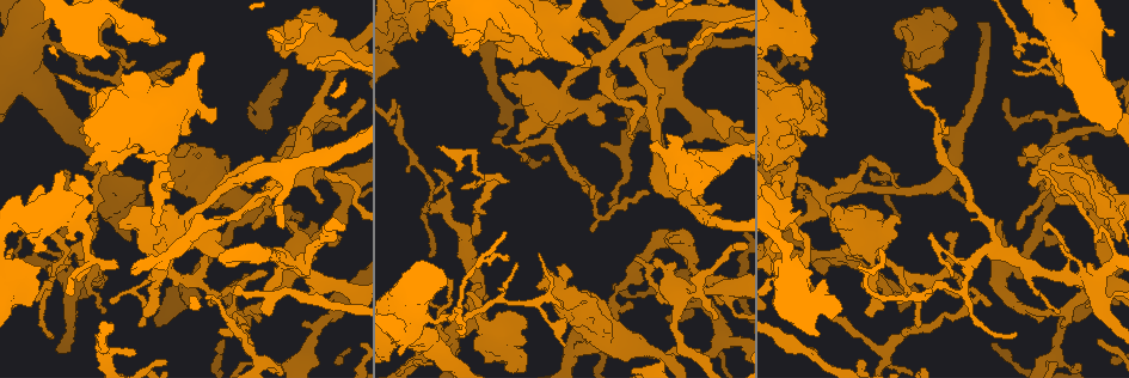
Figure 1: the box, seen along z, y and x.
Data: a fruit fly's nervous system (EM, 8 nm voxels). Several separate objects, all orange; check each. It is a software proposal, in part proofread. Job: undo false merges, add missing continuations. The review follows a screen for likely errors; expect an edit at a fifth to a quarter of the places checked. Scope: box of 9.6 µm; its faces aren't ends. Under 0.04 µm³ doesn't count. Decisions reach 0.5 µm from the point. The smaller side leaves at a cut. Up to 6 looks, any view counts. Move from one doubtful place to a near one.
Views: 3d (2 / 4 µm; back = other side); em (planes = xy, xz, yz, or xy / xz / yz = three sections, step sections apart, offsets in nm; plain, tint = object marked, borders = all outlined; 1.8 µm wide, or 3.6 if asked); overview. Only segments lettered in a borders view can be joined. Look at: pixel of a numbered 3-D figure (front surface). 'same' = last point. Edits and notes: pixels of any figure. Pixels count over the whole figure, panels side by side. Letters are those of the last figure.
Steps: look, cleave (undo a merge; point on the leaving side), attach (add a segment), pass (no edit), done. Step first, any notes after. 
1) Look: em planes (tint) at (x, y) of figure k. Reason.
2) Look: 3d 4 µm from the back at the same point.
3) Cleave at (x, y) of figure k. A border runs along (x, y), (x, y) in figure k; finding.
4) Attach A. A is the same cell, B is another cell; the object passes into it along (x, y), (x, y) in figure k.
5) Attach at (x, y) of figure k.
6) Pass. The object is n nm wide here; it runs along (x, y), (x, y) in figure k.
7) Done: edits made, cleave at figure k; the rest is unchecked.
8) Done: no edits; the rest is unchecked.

Look: 3d 4 µm from the back at (1082, 29) of figure 1. Sudden change in width.

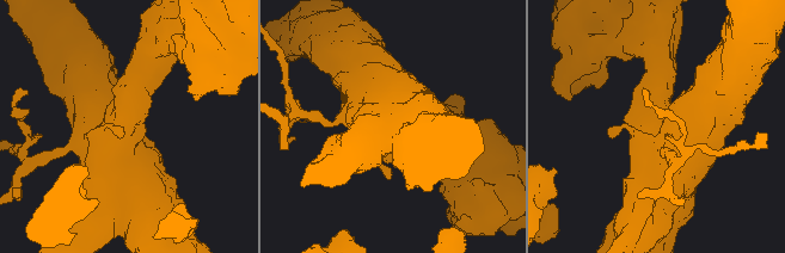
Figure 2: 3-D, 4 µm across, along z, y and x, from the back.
Look: em 3.6 µm xz step 16 (tint) at (656, 125) of figure 2. Now the EM.

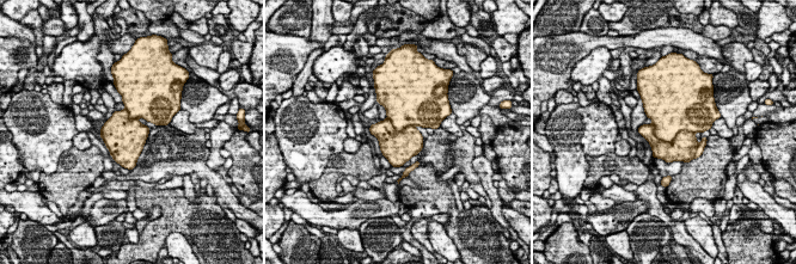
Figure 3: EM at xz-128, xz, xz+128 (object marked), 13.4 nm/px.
Look: em 3.6 µm planes (borders) at the same point. Another direction.

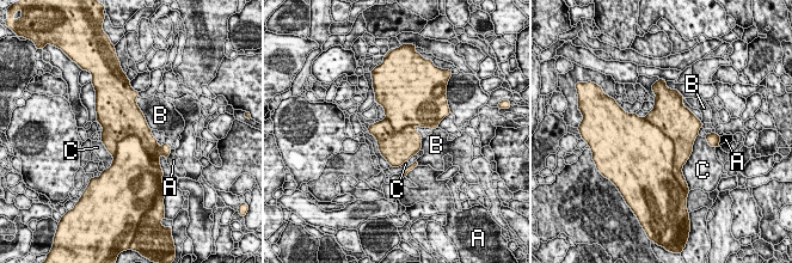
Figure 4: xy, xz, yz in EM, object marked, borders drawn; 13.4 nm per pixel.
Cleave at (130, 153) of figure 4. The longest contact is with C, 550 nm; A, B and C are other cells; a border runs along (114, 157), (135, 135), (159, 161) in figure 4; two cells meet here.

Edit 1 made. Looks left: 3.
Look: 3d 4 µm at (722, 301) of figure 1. An open end.

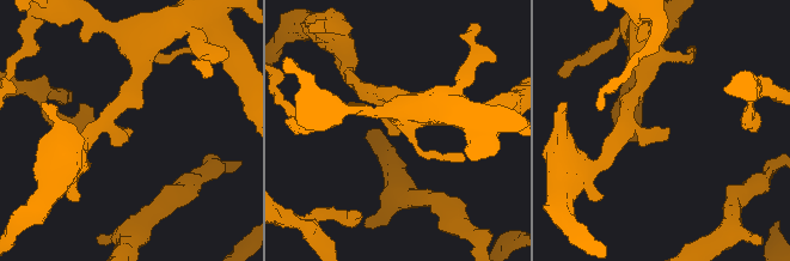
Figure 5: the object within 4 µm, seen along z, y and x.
Look: em planes (borders) at (397, 133) of figure 5.

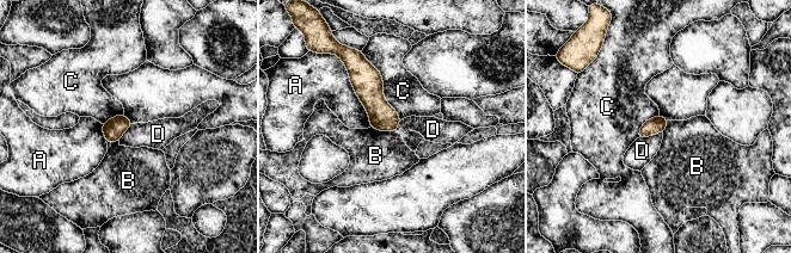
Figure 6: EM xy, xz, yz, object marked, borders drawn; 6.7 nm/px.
Pass. The object is 110 nm wide here; A, B, C and D are other cells; none of them fits.

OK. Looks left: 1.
Done: edits made, cleave at figure 4; the rest is unchecked.

